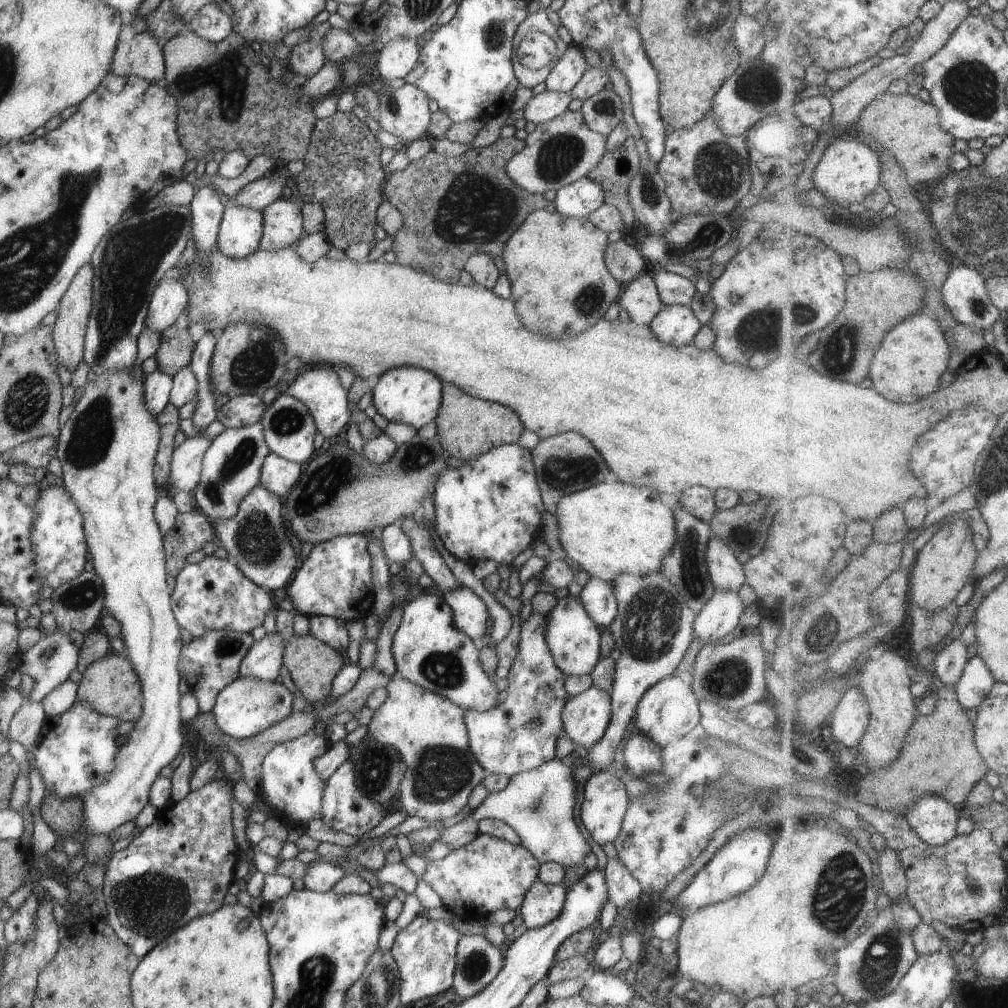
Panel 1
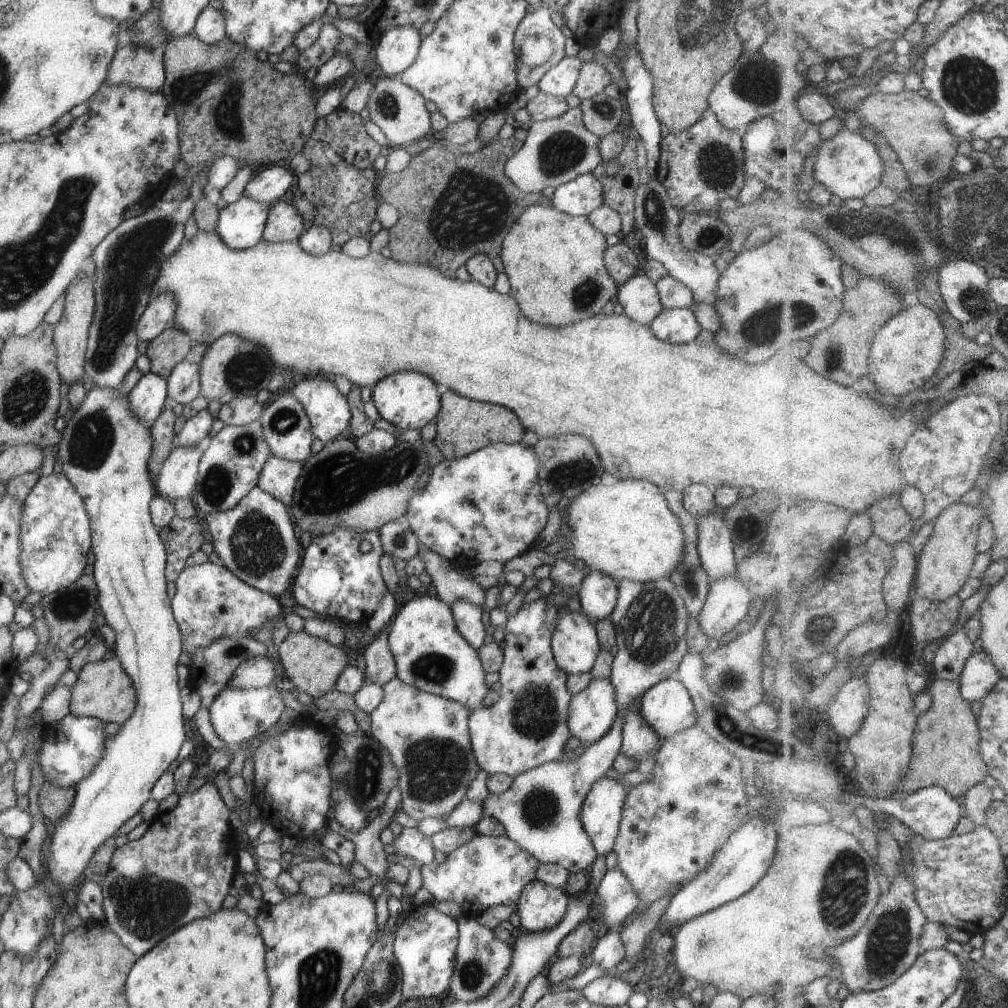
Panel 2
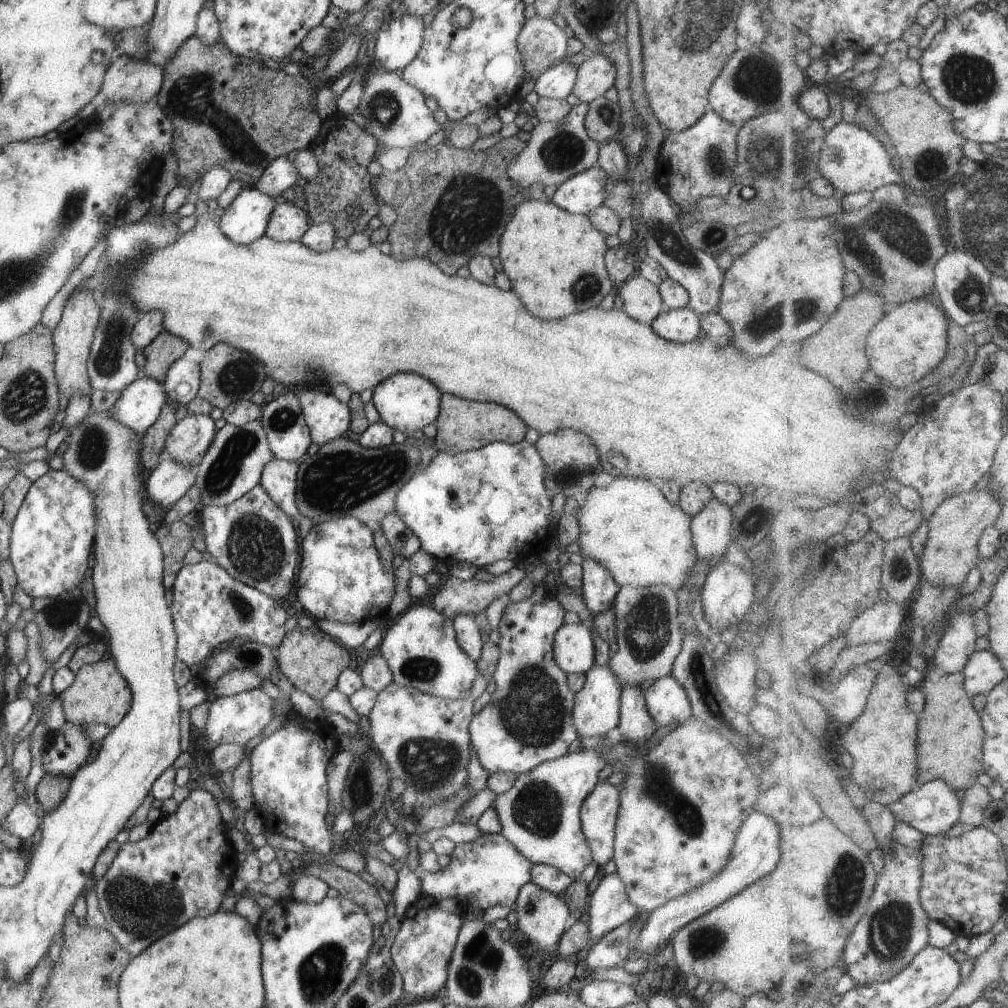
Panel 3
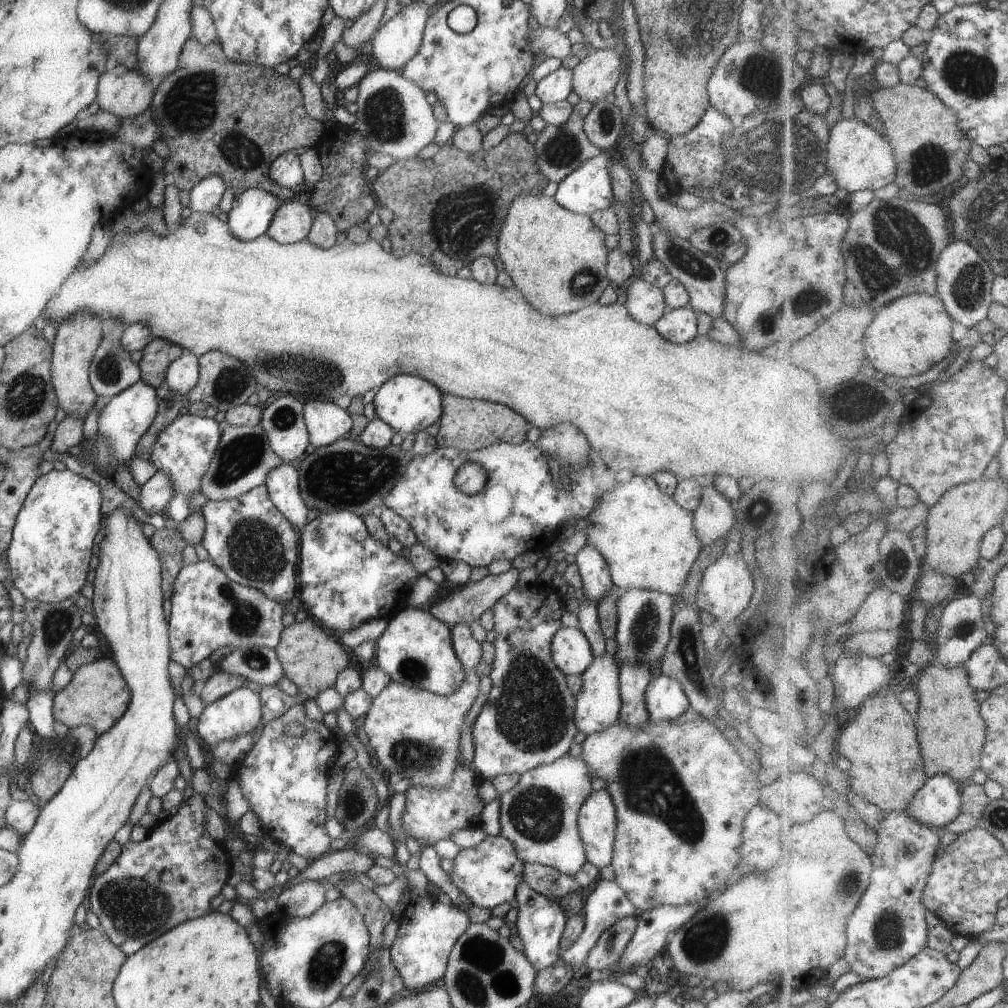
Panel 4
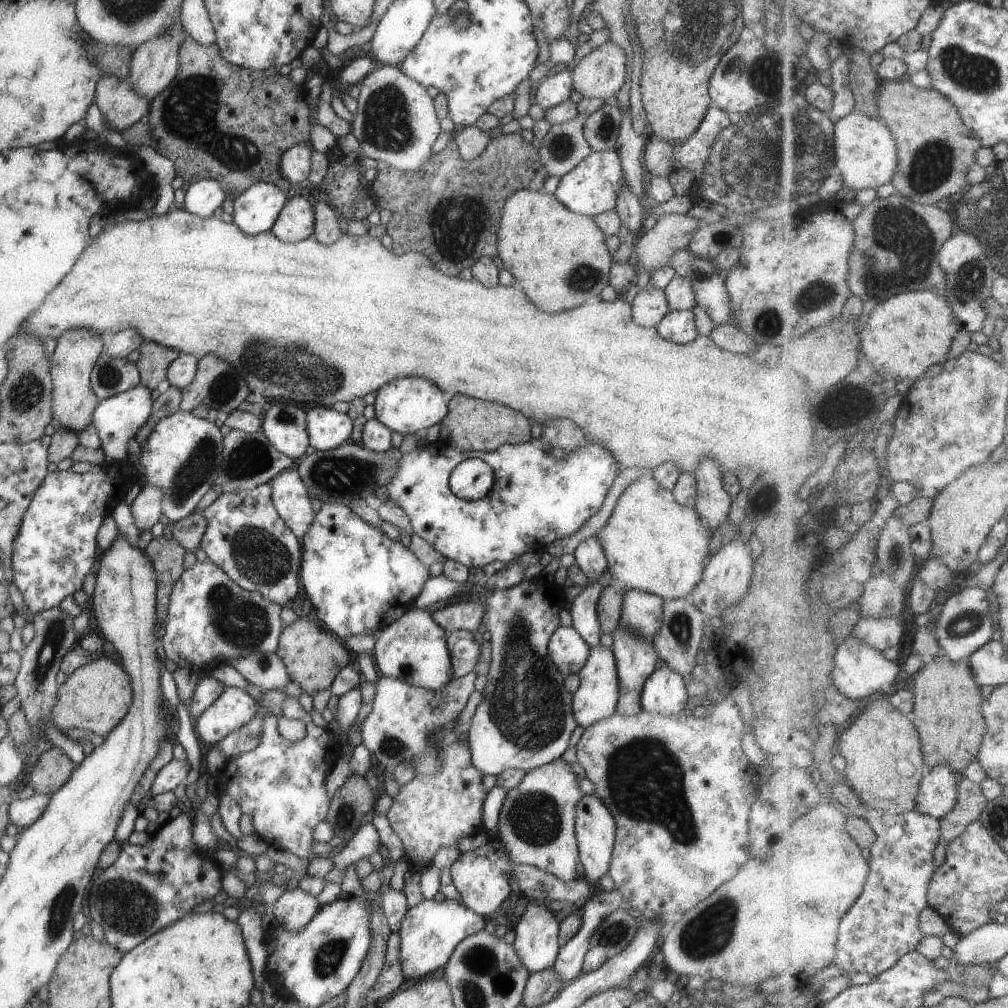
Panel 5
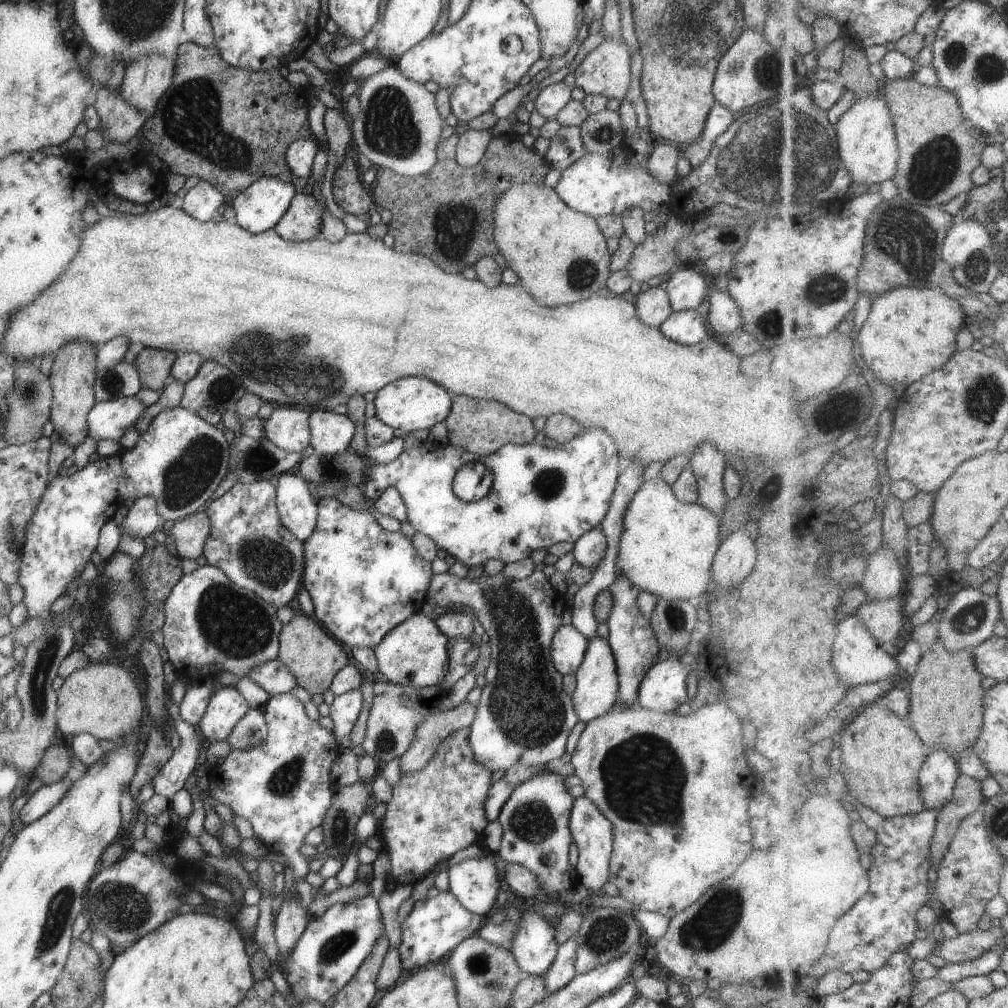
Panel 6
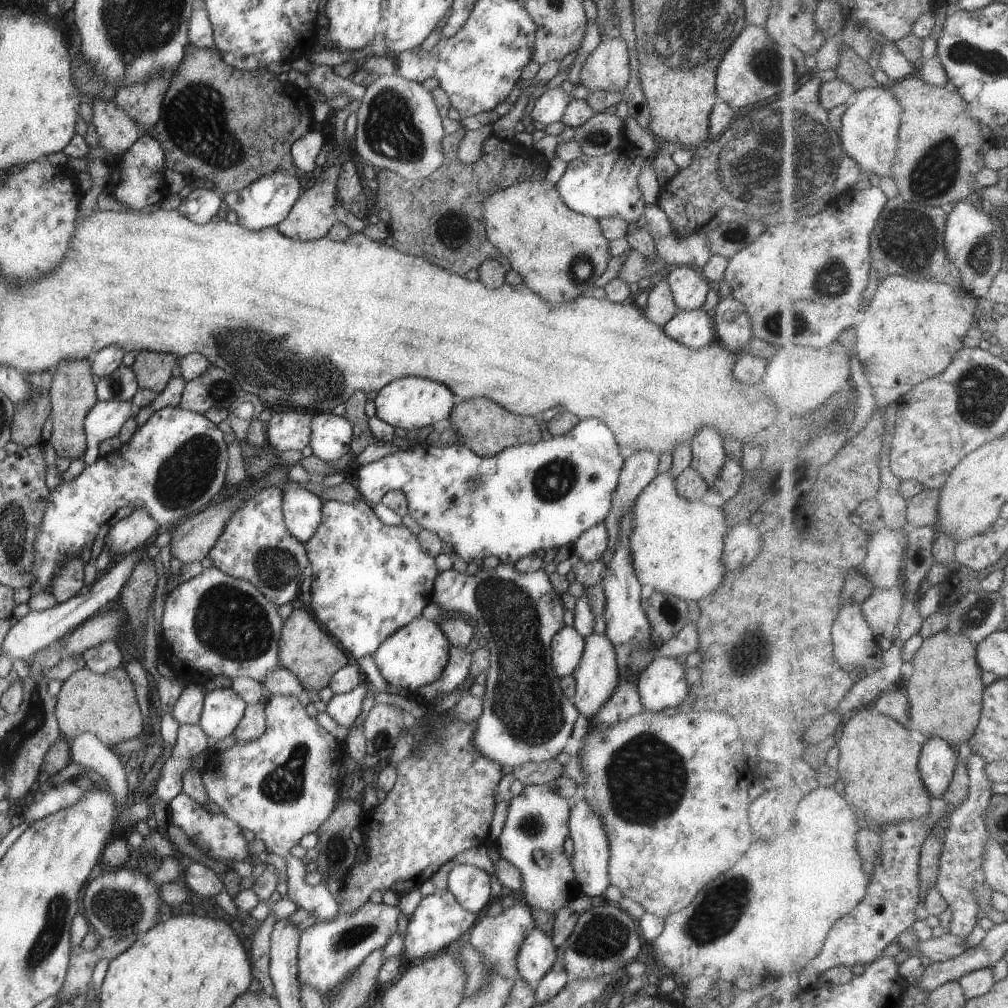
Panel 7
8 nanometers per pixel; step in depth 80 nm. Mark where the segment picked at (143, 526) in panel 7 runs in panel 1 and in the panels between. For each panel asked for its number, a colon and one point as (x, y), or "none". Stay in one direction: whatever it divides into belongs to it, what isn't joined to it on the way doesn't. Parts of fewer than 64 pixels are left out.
1: (185, 464)
2: (176, 478)
3: (169, 480)
4: (155, 493)
5: (145, 501)
6: (141, 520)

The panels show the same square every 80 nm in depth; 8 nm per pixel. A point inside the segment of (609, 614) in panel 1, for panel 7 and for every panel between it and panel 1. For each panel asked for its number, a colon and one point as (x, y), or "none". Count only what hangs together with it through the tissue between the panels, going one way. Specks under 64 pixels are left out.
2: (597, 592)
3: (598, 589)
4: (595, 578)
5: (588, 555)
6: (588, 549)
7: (591, 544)

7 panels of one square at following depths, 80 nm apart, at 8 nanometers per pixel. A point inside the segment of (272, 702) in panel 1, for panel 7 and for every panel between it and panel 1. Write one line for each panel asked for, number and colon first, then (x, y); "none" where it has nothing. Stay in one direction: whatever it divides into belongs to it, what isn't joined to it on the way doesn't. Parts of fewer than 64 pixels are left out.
2: (236, 714)
3: (235, 718)
4: (237, 713)
5: (233, 707)
6: (226, 706)
7: (222, 708)

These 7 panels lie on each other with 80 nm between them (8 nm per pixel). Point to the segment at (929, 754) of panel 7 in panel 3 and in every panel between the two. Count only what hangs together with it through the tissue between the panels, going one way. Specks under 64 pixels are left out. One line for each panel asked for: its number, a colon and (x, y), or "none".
3: (934, 808)
4: (937, 804)
5: (939, 791)
6: (940, 773)

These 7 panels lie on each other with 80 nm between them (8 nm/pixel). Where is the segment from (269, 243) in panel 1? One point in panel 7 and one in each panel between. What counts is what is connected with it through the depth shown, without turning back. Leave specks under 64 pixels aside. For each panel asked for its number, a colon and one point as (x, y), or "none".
2: (283, 222)
3: (286, 223)
4: (291, 221)
5: (295, 222)
6: (301, 221)
7: (316, 209)

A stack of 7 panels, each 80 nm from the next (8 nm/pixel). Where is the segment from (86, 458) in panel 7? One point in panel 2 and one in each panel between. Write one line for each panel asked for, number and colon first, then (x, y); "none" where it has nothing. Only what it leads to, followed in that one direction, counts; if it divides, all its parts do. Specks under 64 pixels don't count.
2: (146, 399)
3: (137, 407)
4: (128, 414)
5: (116, 419)
6: (108, 420)

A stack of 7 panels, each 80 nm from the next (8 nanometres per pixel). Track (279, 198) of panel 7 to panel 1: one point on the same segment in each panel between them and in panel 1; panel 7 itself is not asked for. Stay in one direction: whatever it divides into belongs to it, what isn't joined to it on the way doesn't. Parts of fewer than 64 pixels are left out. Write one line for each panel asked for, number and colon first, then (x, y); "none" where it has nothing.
1: (239, 231)
2: (240, 224)
3: (244, 219)
4: (251, 210)
5: (254, 210)
6: (258, 207)

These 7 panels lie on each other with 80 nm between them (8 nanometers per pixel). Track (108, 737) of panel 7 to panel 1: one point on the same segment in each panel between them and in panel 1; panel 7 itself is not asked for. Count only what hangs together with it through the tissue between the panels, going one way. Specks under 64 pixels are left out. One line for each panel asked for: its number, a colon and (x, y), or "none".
1: (110, 686)
2: (102, 690)
3: (98, 694)
4: (97, 694)
5: (95, 696)
6: (101, 699)

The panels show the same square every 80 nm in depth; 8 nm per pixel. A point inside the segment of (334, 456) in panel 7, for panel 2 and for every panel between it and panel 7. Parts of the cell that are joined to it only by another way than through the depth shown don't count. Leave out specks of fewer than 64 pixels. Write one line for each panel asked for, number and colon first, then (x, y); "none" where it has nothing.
2: (327, 410)
3: (326, 417)
4: (325, 422)
5: (326, 428)
6: (330, 433)

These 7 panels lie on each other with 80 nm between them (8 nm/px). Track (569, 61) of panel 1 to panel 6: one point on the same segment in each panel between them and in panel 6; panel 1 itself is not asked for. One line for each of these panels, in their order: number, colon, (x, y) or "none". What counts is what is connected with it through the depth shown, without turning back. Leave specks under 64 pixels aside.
2: (558, 81)
3: (556, 82)
4: (555, 86)
5: (555, 88)
6: (547, 101)

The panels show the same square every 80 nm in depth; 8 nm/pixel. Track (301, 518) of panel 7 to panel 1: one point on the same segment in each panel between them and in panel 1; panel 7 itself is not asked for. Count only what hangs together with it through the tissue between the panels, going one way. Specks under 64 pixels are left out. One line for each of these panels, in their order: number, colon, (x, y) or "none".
1: (277, 475)
2: (277, 476)
3: (278, 477)
4: (281, 482)
5: (289, 496)
6: (297, 510)

